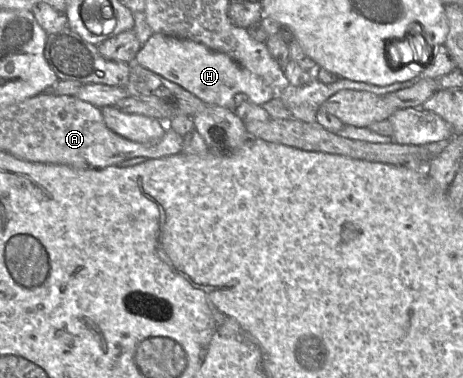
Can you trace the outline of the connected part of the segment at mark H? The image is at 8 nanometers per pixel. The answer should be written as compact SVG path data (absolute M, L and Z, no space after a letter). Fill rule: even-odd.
M153 33L138 51L135 62L178 84L206 105L234 110L243 99L262 106L277 95L277 92L260 77L241 66L230 56L187 39Z

